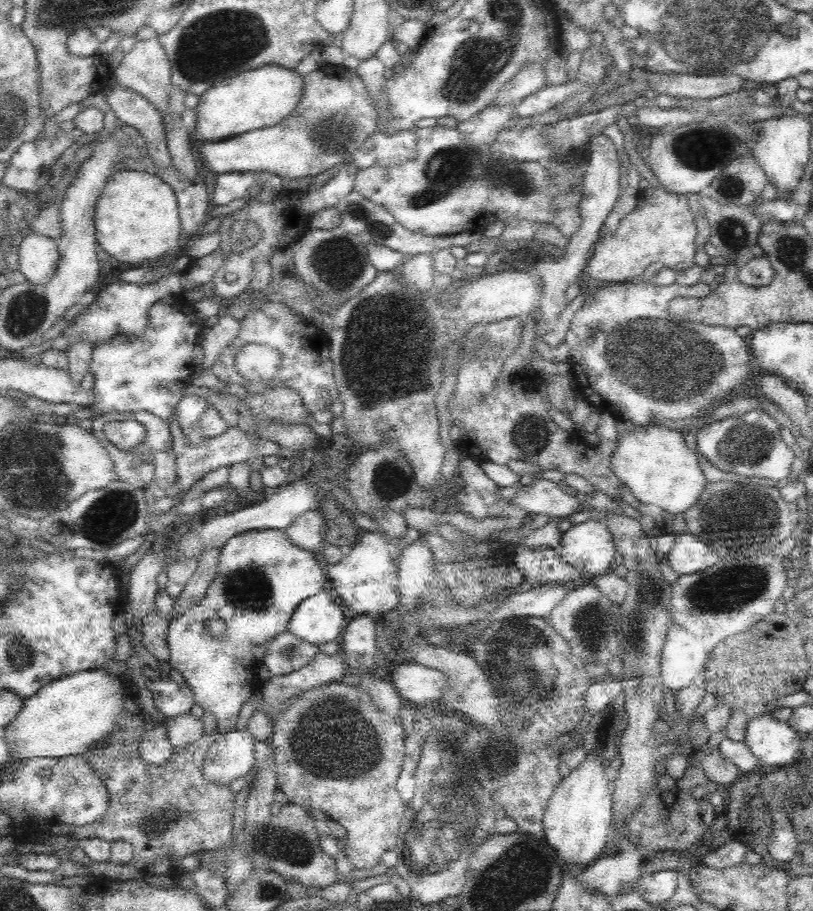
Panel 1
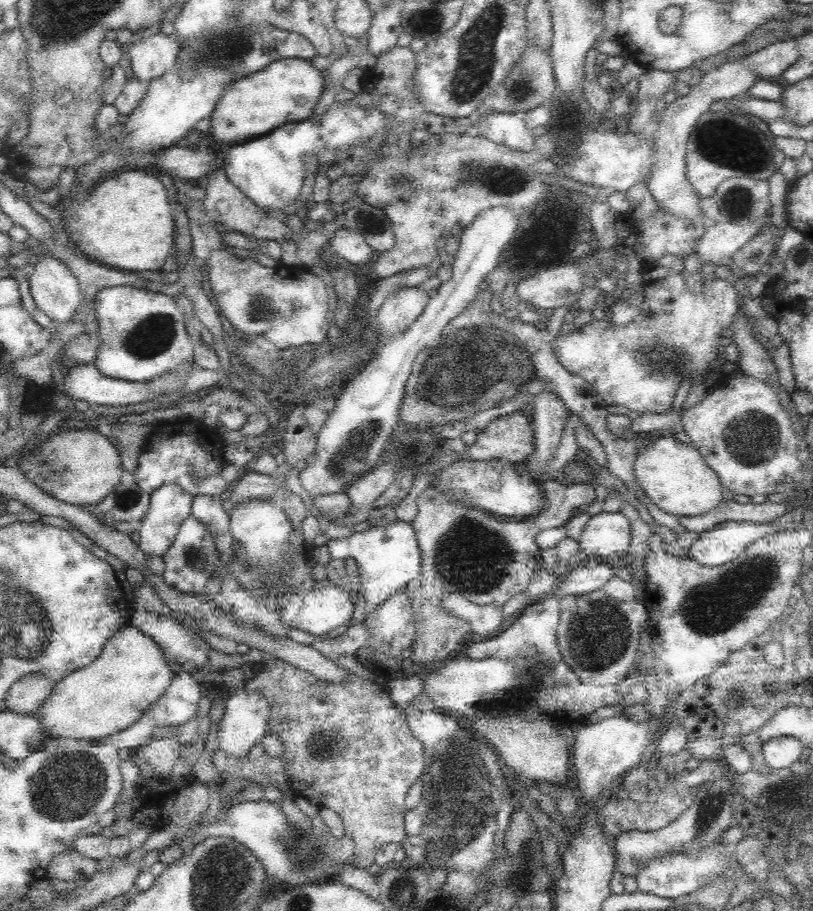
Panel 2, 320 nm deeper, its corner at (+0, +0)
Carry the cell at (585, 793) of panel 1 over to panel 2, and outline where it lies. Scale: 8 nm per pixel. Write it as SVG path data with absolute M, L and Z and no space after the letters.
M620 713L602 722L584 721L584 724L576 722L570 726L571 734L576 737L571 756L574 758L575 776L578 779L576 793L584 804L590 808L594 807L594 802L597 796L602 794L602 790L613 789L613 782L618 776L628 773L640 764L640 756L651 747L655 738L654 727L651 722L634 722L634 720L624 718Z

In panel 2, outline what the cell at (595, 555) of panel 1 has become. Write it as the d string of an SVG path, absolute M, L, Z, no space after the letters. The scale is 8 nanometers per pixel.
M602 512L592 516L579 537L579 556L612 556L626 552L630 544L630 522L621 512Z

